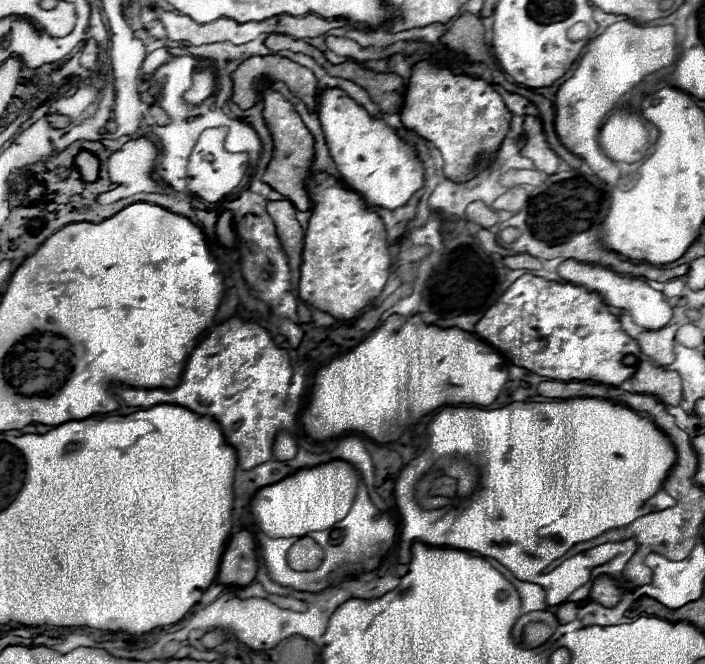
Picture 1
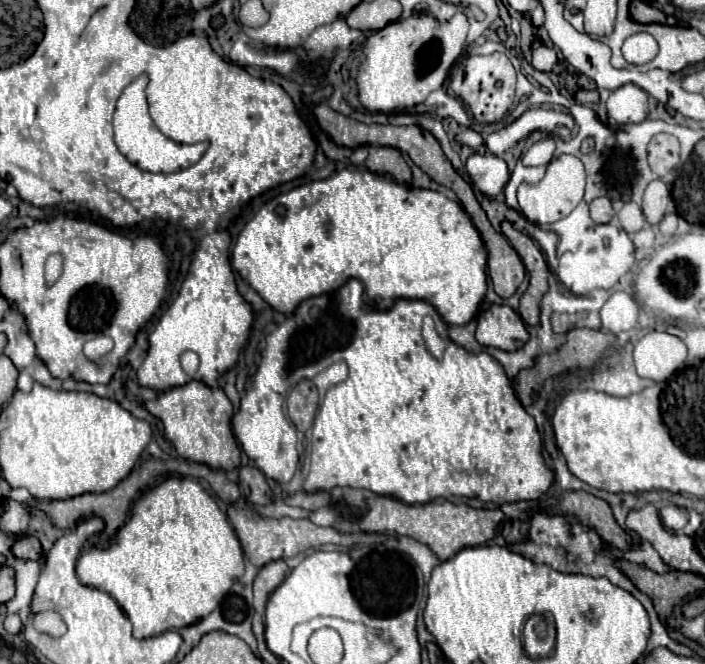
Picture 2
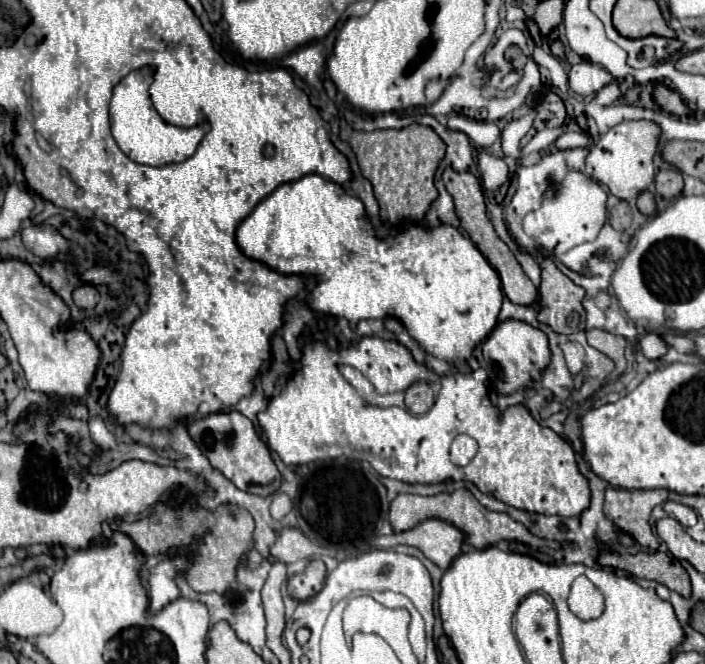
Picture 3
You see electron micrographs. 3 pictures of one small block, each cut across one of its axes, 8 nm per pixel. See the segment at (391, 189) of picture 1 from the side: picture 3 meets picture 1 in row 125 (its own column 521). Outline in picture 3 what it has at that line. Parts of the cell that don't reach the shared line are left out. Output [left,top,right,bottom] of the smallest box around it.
[482,320,550,394]

